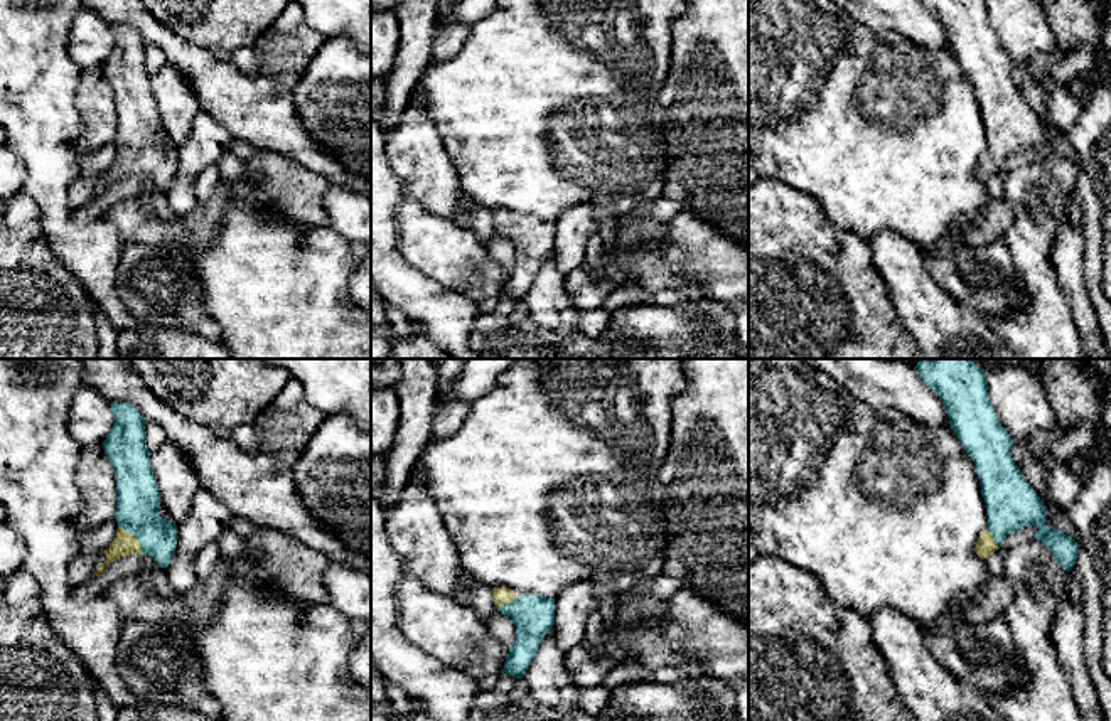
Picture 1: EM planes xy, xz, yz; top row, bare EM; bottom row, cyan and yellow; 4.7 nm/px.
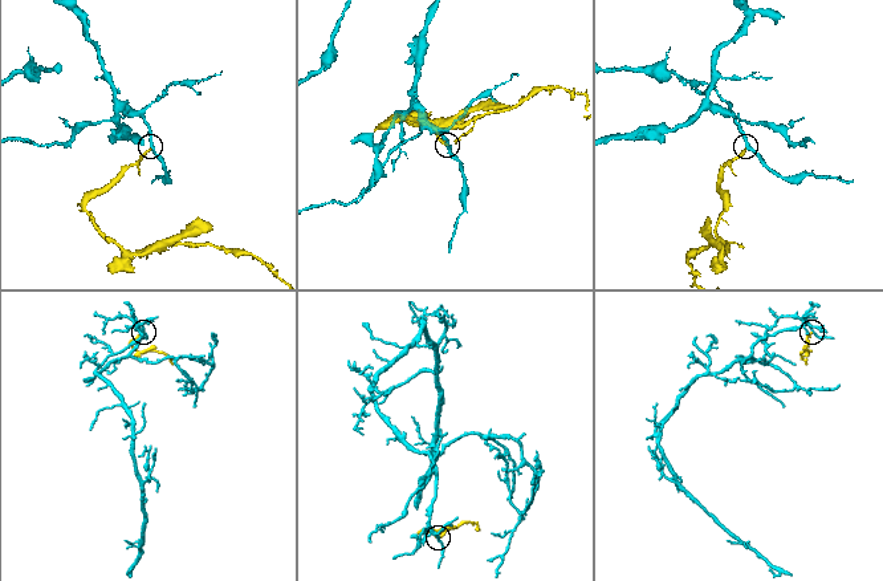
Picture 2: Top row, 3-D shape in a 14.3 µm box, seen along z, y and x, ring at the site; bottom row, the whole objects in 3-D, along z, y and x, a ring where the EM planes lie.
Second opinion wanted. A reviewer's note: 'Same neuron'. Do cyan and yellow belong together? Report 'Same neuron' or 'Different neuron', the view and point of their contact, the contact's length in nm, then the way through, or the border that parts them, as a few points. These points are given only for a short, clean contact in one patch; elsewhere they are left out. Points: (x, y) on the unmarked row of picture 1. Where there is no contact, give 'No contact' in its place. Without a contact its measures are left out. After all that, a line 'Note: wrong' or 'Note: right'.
Same neuron. Touches cyan at xy (135, 159). Shared border 180 nm. Path across: xy (137, 117), (135, 159), (125, 165)
Note: right

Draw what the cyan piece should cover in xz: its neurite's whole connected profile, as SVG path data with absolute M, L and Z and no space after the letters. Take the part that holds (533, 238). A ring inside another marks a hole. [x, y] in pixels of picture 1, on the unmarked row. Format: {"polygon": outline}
{"polygon": "M509 211L492 212L496 231L511 239L516 248L516 261L504 285L504 295L523 302L543 264L543 259L555 248L555 221L524 216L514 219Z"}

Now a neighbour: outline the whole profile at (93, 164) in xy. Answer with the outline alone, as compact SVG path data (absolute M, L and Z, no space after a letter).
M110 142L98 152L88 153L81 158L83 177L93 179L103 172L108 172L115 163L118 153L116 142Z

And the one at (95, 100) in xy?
M103 67L83 71L76 106L84 120L84 135L76 145L81 155L98 152L116 136L116 98Z

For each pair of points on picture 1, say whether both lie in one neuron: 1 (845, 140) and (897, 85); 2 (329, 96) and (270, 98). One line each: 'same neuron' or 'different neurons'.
1: same neuron
2: different neurons

